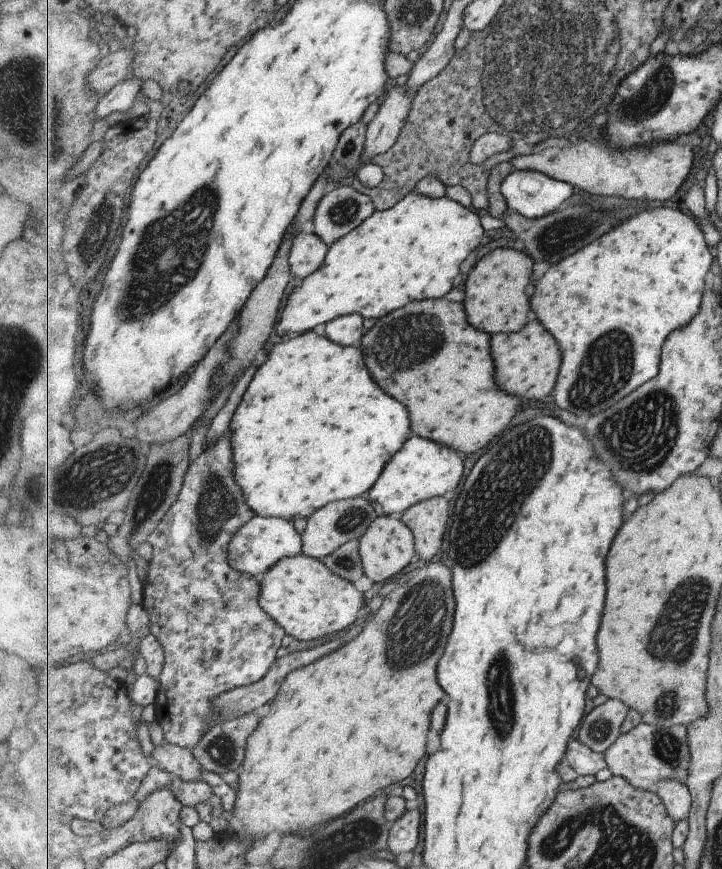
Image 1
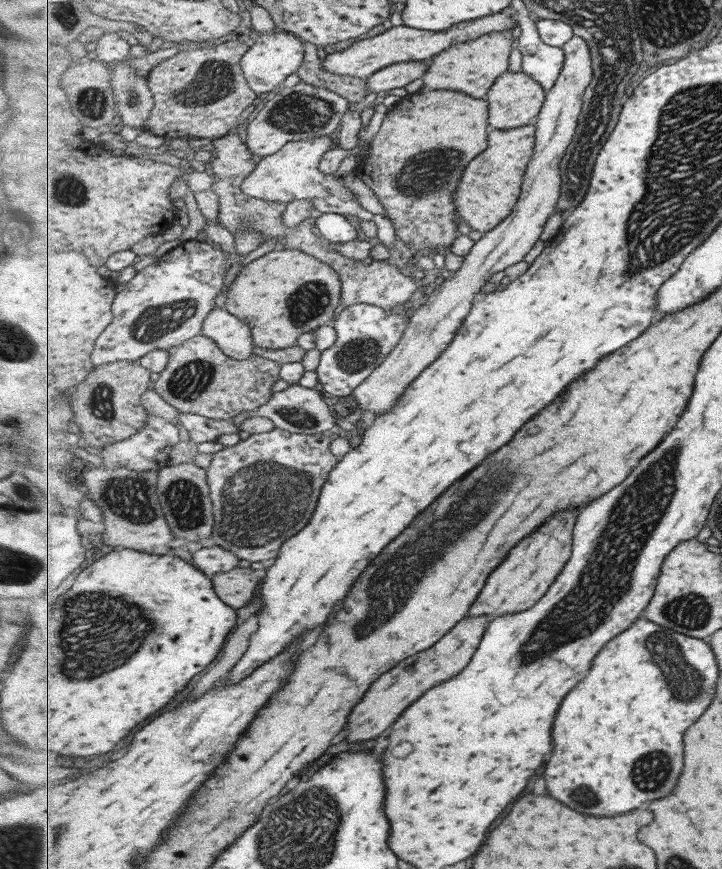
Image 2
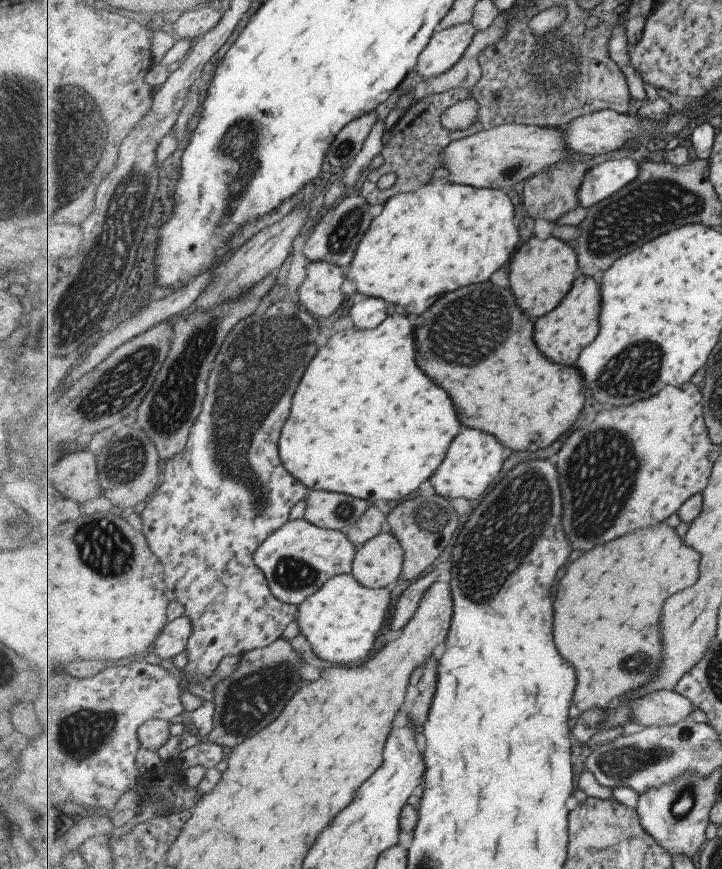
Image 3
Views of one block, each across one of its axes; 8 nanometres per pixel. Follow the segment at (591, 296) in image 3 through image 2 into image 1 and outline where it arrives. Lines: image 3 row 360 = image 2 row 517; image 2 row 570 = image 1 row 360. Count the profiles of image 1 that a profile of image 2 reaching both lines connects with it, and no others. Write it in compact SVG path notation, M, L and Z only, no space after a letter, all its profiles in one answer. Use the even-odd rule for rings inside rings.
M537 318L519 332L493 336L493 358L497 364L497 386L521 400L543 400L553 390L561 368L561 350L556 337Z

